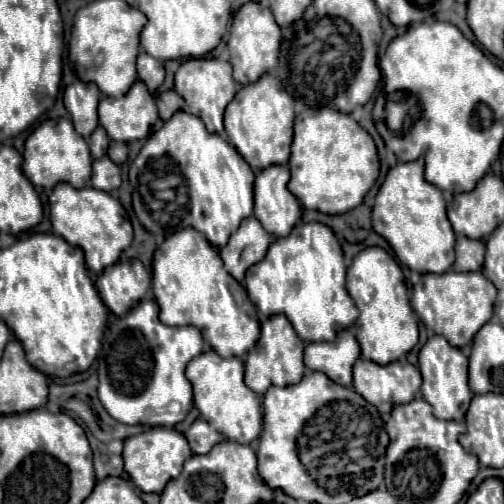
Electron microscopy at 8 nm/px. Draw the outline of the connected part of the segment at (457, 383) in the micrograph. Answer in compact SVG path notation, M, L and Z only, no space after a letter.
M433 335L421 349L421 353L419 353L419 371L423 375L421 393L423 393L425 401L431 403L435 417L445 419L445 421L463 421L465 419L467 405L473 397L469 383L467 383L469 381L467 367L469 367L467 355L461 349L451 347L447 343L447 339L441 335Z

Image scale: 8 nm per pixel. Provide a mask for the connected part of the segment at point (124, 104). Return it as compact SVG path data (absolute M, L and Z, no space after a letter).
M137 81L125 97L103 97L99 103L99 123L113 141L145 139L157 119L155 99L143 81Z

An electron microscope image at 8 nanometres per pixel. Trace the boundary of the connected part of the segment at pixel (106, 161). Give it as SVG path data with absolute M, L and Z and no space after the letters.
M105 155L97 161L93 161L93 175L91 175L91 183L95 189L103 189L103 191L113 191L121 185L121 175L119 175L119 167Z

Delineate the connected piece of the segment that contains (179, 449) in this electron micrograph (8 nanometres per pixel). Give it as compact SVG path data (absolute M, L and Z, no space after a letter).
M151 427L139 435L133 435L125 439L125 449L123 449L125 471L143 493L161 493L171 479L179 477L183 461L189 455L191 449L187 445L187 439L183 437L183 433L171 427Z

